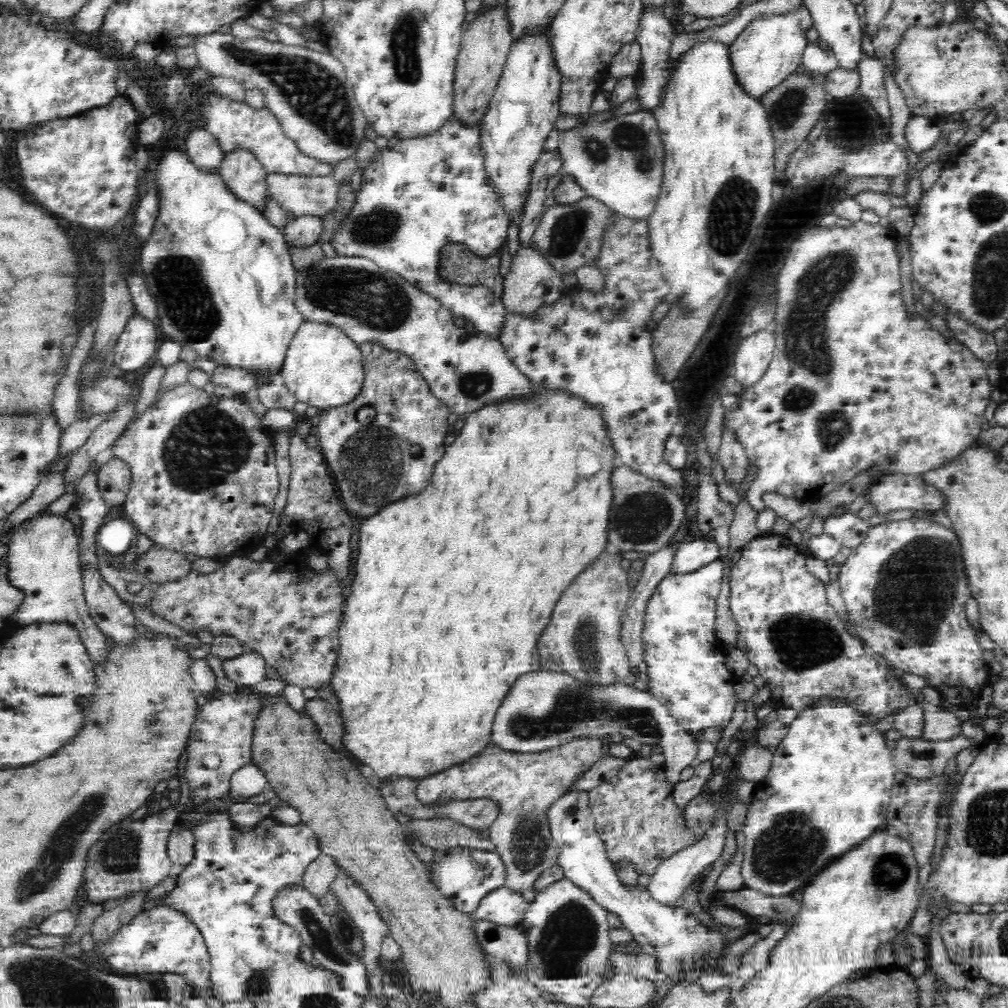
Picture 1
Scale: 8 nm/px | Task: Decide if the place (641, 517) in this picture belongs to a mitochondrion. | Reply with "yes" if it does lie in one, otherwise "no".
yes

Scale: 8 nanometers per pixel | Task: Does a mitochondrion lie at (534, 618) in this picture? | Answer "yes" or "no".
no

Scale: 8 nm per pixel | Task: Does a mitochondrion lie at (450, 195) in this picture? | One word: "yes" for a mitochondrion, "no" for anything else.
no

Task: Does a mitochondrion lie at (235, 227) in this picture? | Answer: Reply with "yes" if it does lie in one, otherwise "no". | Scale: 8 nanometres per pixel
no

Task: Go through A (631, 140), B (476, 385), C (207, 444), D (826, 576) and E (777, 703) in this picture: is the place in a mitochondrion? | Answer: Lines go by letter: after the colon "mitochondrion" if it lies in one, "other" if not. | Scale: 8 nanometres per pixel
A: mitochondrion
B: mitochondrion
C: mitochondrion
D: other
E: other

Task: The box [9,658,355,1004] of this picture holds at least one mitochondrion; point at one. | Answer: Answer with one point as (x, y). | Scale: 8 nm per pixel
(60, 848)

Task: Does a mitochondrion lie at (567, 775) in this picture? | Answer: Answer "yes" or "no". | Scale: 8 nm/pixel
no

